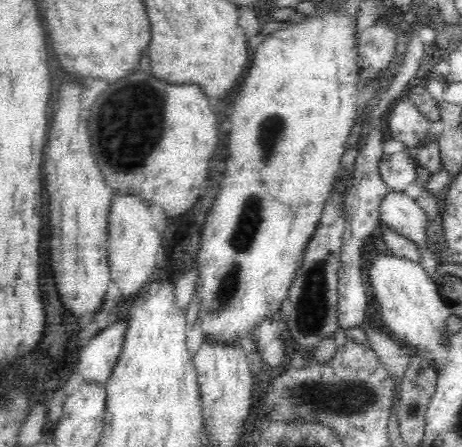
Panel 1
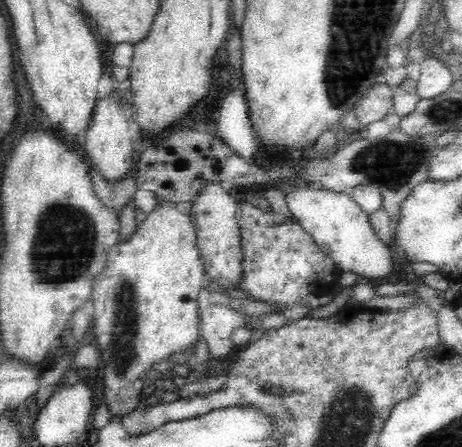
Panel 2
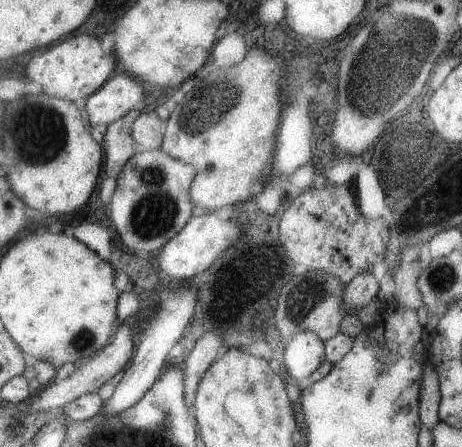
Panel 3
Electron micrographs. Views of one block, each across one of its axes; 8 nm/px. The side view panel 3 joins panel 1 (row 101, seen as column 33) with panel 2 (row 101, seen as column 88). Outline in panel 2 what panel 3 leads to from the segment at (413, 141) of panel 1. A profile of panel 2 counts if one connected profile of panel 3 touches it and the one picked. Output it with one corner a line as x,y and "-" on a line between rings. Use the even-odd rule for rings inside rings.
376,84
372,86
372,92
360,100
360,104
354,108
354,114
358,120
368,126
372,122
384,122
388,114
394,110
394,90
390,84

